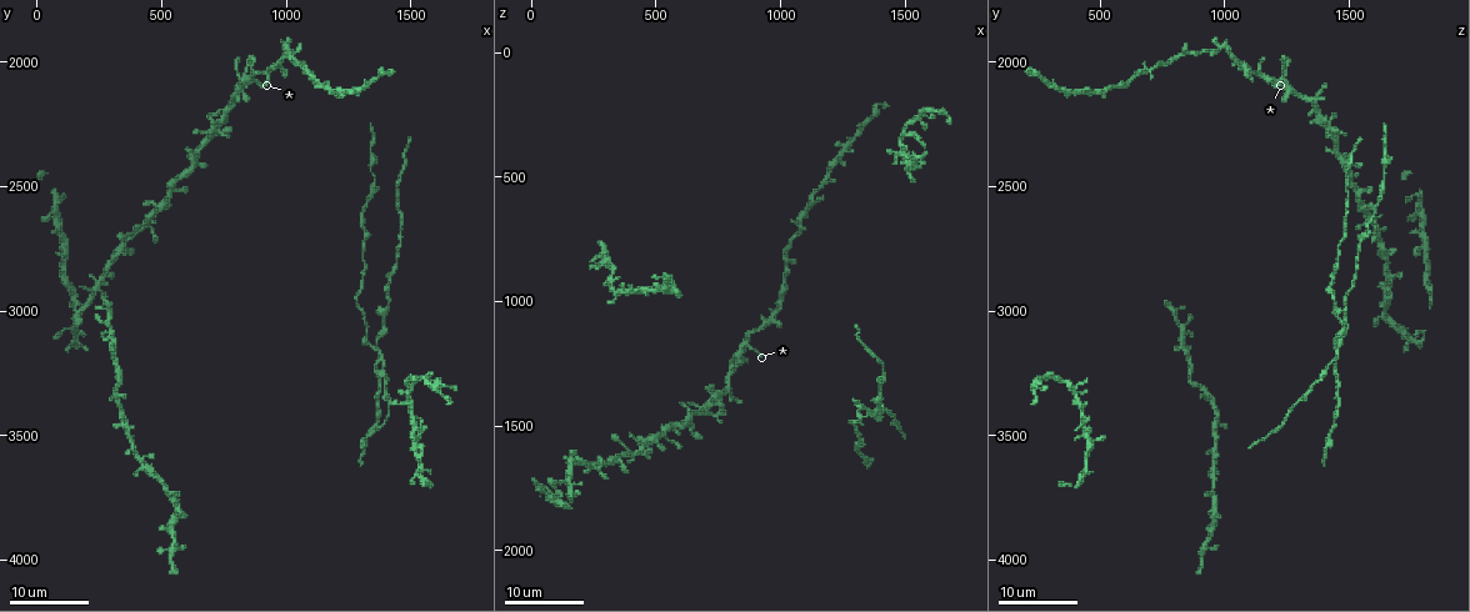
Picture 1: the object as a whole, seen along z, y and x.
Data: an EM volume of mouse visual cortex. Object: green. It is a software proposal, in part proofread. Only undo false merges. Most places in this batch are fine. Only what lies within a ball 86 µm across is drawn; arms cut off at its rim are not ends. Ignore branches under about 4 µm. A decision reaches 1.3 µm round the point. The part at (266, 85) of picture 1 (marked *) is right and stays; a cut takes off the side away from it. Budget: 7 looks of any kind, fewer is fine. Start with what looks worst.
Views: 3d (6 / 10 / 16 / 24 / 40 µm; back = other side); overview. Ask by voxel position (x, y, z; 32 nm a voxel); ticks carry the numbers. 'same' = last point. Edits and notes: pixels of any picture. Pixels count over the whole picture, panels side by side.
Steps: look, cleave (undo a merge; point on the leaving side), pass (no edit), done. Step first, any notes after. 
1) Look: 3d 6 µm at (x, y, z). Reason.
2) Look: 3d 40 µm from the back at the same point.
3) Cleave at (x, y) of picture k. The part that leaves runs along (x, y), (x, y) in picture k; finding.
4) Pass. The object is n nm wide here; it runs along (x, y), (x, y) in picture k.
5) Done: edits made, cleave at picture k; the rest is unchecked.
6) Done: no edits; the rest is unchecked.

Look: 3d 16 µm at (1380, 3190, 1450). Three arms meet.

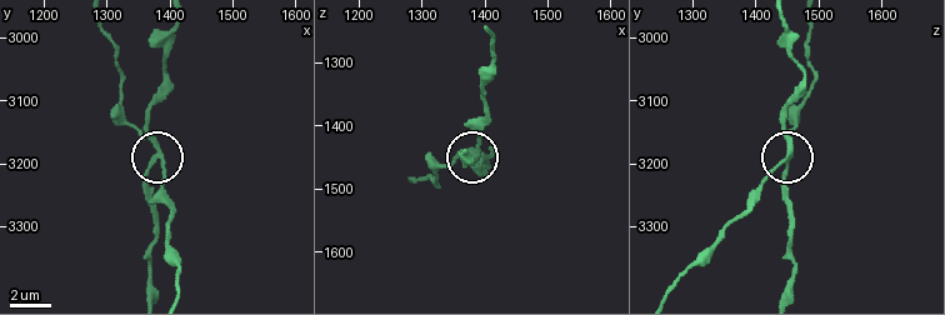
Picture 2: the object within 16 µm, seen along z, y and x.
Look: 3d 6 µm at (1380, 3195, 1445).

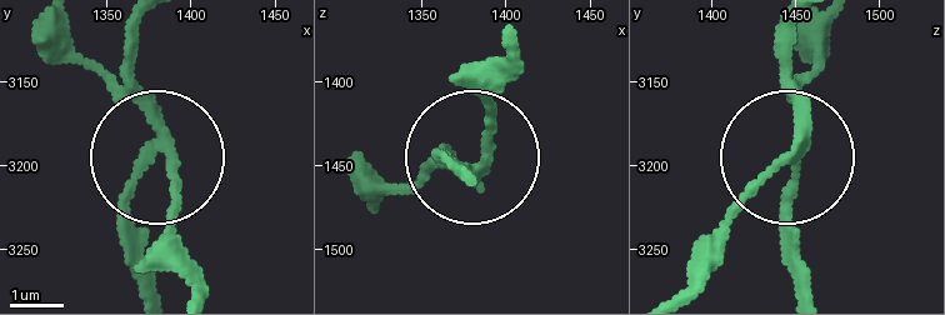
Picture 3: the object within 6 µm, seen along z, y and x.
Cleave at (86, 68) of picture 3. The object is 180 nm wide here; a second neuron is stuck on.

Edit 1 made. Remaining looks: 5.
Look: overview.

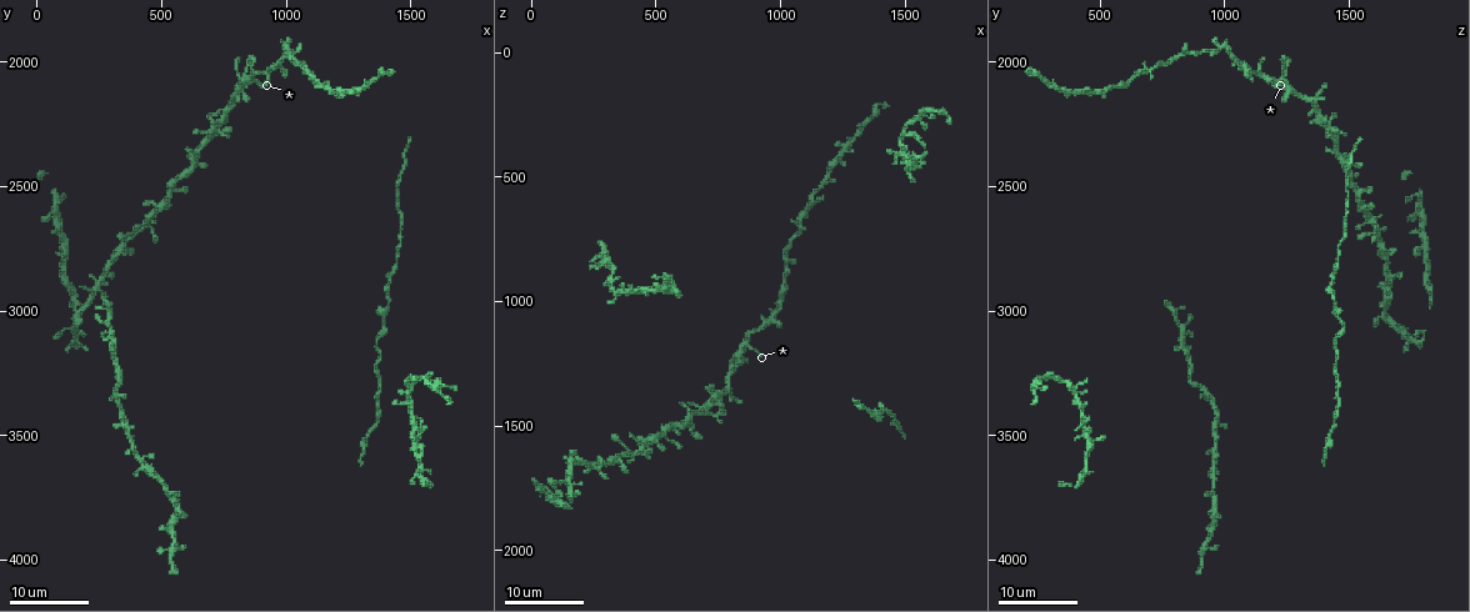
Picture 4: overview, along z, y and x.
Look: 3d 24 µm at (790, 2160, 1360). Small branch off a trunk.

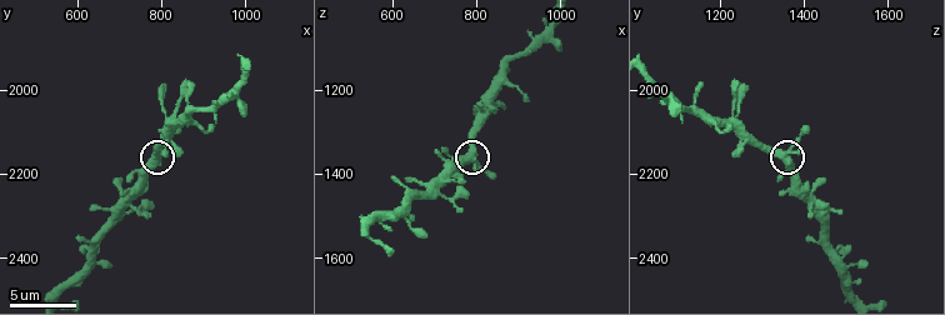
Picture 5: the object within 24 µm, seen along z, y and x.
Look: 3d 6 µm at (790, 2165, 1370). Closer look.

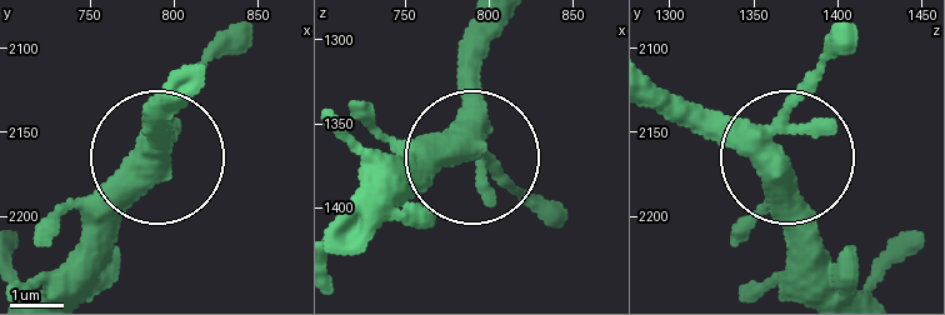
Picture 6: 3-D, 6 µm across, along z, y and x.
Pass. The object is 420 nm wide here; continuous, no second neuron.

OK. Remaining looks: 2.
Look: 3d 24 µm at (160, 3020, 1620).

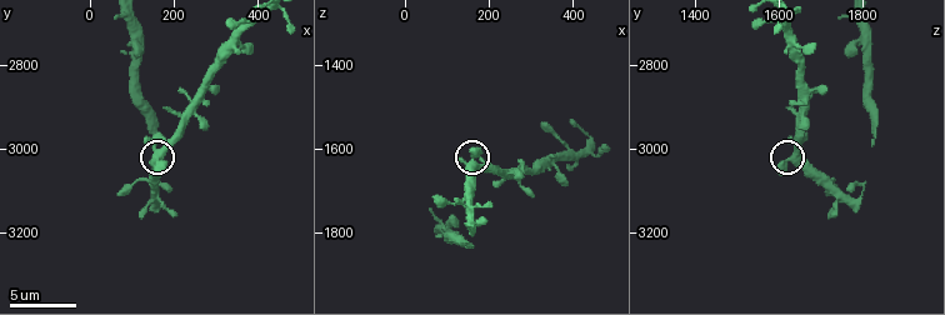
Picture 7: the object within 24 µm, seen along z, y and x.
Look: 3d 6 µm at (160, 3025, 1635). Closer look.

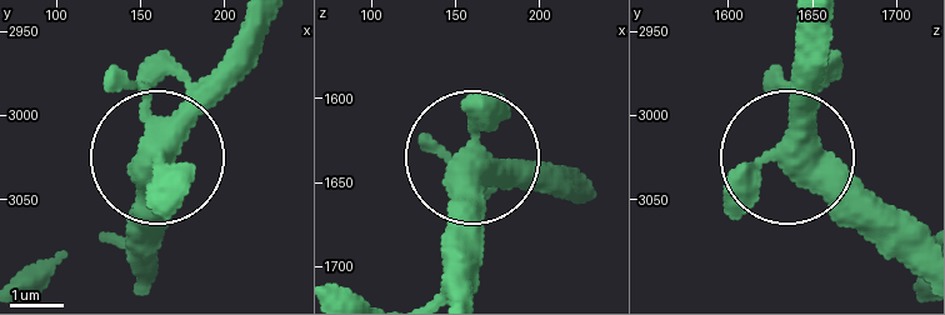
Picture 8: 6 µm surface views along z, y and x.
Pass. It runs along (809, 21), (809, 115), (791, 155), (885, 259) in picture 8; continuous, no second neuron.

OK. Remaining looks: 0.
Done: edits made, cleave at picture 3; the rest is unchecked.

